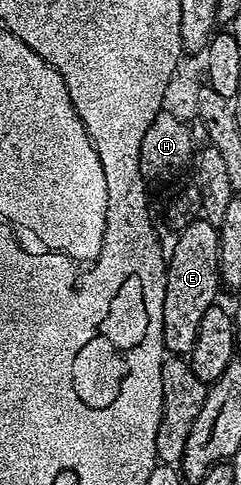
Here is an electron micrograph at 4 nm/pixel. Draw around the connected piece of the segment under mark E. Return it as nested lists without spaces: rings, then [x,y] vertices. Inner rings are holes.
[[[201,219],[191,220],[181,226],[182,234],[174,241],[174,250],[169,250],[166,263],[166,290],[164,291],[164,319],[162,320],[162,344],[170,355],[189,355],[200,332],[200,319],[208,307],[219,300],[220,278],[218,276],[218,227]]]

